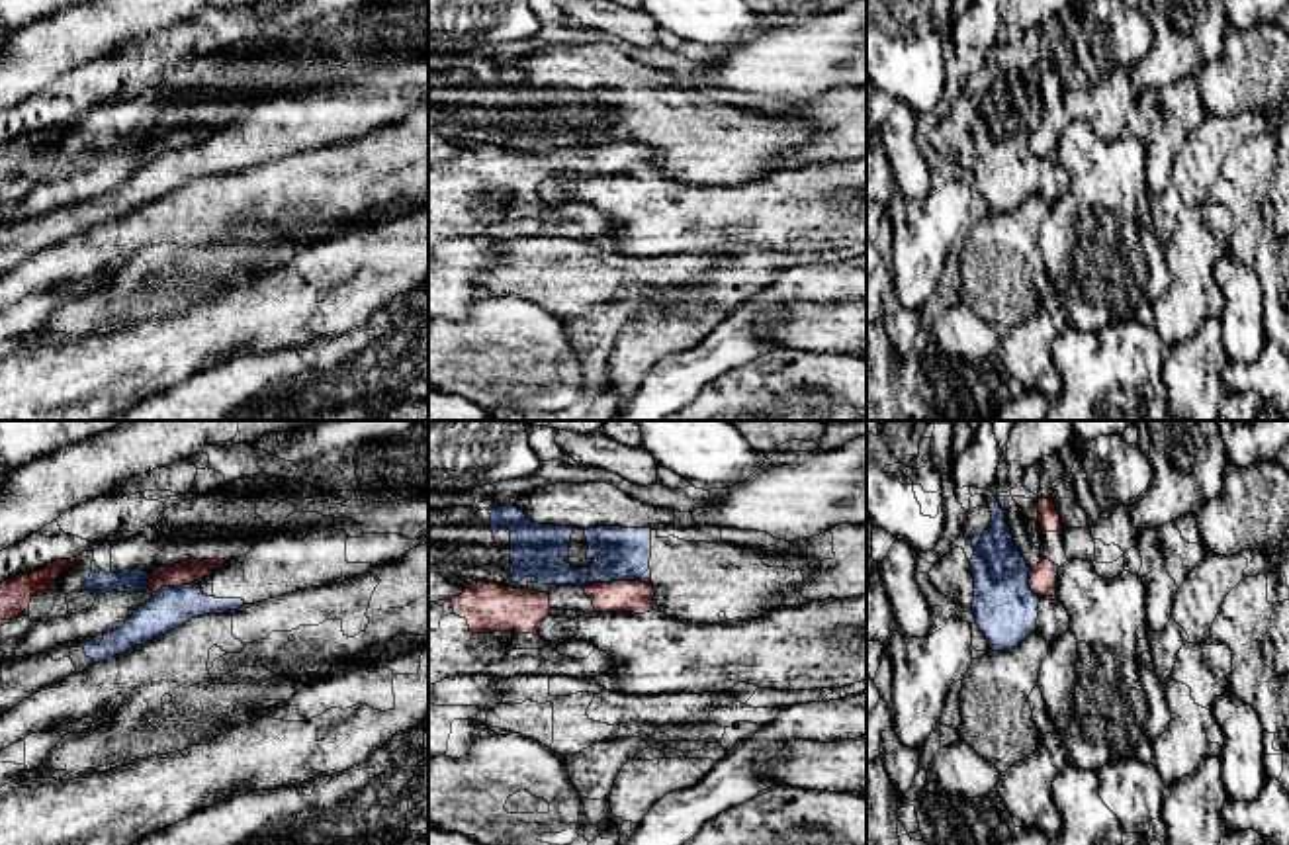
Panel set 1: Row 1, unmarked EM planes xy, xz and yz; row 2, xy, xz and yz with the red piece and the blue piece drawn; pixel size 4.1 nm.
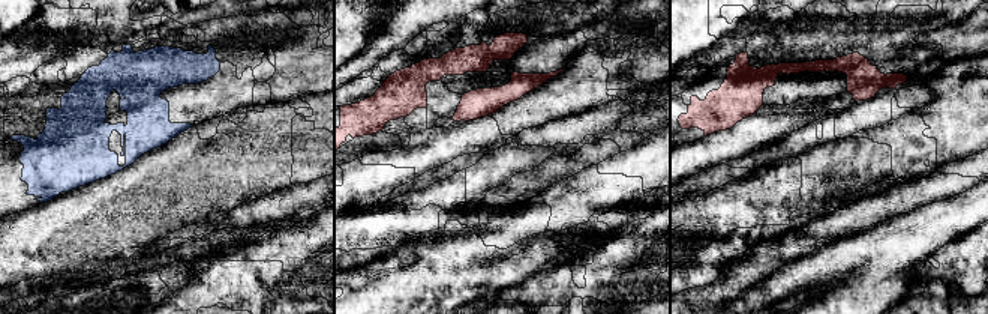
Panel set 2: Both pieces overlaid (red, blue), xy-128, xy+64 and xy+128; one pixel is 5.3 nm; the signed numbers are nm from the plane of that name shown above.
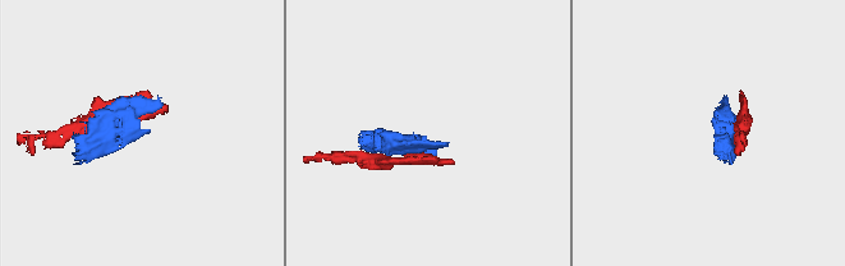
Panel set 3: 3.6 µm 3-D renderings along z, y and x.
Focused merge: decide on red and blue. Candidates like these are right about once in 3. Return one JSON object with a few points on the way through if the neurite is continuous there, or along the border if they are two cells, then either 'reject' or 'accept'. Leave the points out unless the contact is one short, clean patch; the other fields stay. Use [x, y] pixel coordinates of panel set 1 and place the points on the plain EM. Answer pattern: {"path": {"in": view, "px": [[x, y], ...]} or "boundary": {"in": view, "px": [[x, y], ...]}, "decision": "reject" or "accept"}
{"decision": "reject"}

